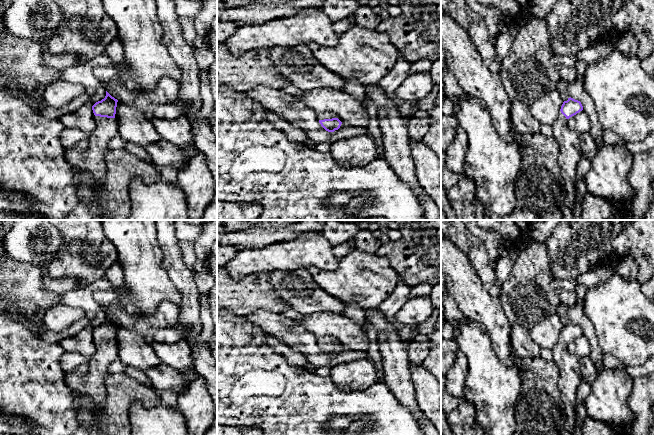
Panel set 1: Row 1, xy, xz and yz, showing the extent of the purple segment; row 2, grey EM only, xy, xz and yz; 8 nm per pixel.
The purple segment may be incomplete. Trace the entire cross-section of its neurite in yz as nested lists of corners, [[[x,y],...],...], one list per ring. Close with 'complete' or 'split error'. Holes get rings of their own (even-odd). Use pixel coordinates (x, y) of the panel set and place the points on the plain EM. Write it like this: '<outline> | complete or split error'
[[[570,321],[563,326],[561,337],[552,349],[553,361],[561,371],[559,388],[567,417],[563,435],[573,435],[577,419],[575,409],[577,389],[581,383],[580,358],[568,351],[567,344],[582,334],[581,326]]] | split error

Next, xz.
[[[324,336],[318,339],[319,347],[328,356],[338,354],[342,346],[332,336]]] | split error

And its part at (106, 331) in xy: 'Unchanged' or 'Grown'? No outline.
Grown

